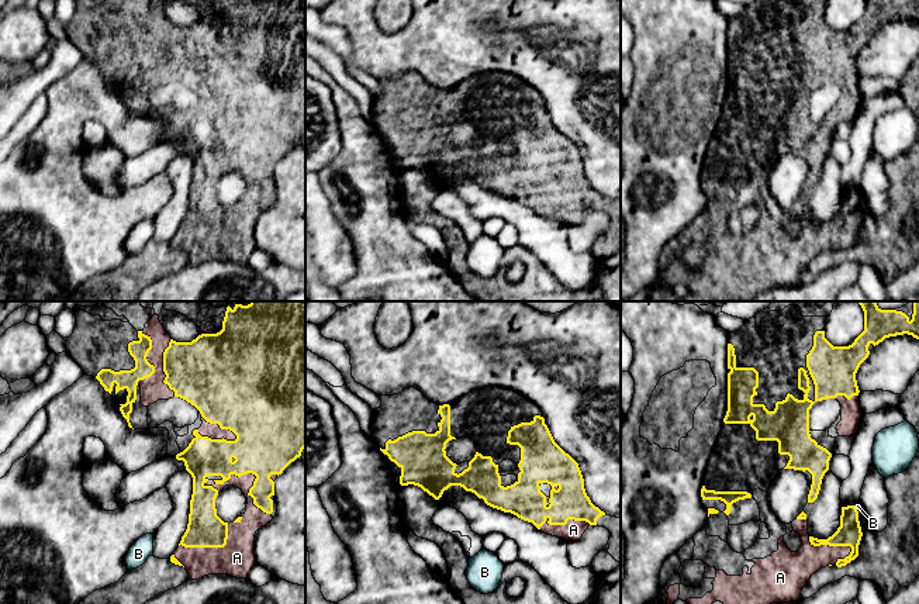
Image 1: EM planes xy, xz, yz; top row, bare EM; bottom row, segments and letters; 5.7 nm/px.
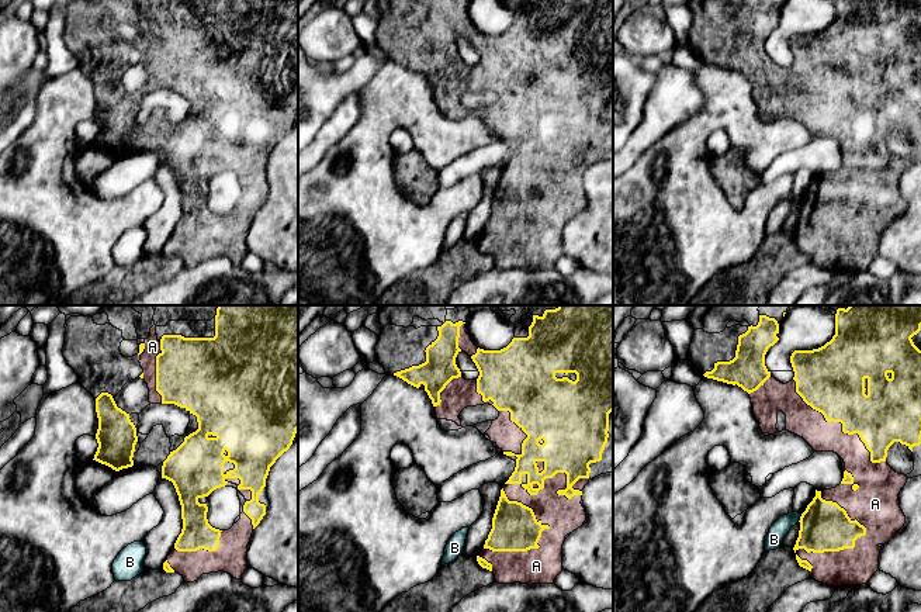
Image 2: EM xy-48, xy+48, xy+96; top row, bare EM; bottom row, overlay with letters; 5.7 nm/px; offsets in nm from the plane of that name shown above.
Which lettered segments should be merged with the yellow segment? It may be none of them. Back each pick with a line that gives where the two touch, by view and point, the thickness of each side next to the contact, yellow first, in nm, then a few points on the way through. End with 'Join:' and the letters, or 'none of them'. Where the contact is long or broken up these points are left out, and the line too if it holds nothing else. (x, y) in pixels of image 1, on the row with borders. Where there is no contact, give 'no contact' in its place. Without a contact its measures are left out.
A: contact xy (256, 477); calibres 380 and 130 nm
Join: A

